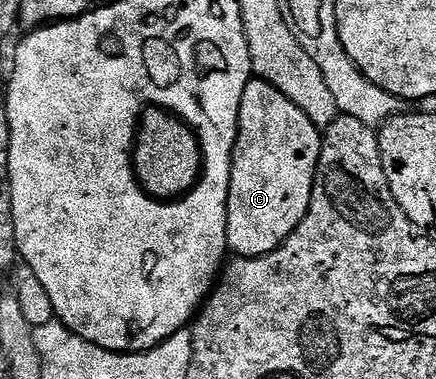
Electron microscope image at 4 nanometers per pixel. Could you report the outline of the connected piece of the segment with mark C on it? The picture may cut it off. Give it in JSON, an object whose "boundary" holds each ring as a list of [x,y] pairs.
{"boundary":[[[251,79],[247,83],[247,91],[243,91],[243,103],[239,107],[237,142],[233,148],[233,166],[231,167],[231,179],[229,180],[229,206],[227,207],[227,239],[229,240],[229,249],[232,252],[237,252],[234,254],[238,258],[262,257],[271,251],[275,251],[290,237],[295,231],[295,227],[299,227],[299,223],[307,216],[307,207],[311,203],[313,180],[317,174],[317,164],[321,154],[322,136],[322,130],[318,125],[311,123],[311,119],[307,119],[307,115],[303,115],[303,111],[299,111],[299,107],[295,107],[295,103],[291,103],[291,99],[287,99],[287,95],[283,95],[283,91],[279,91],[271,83],[260,79]]]}

